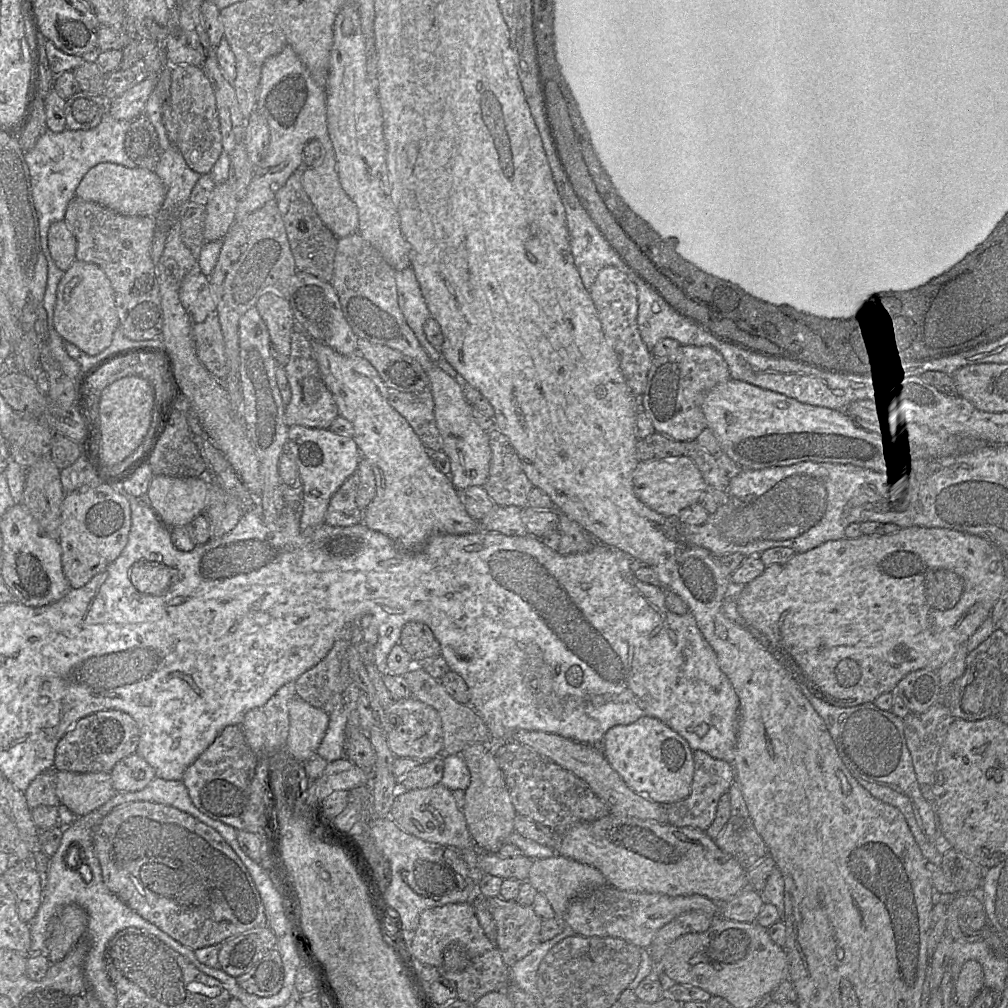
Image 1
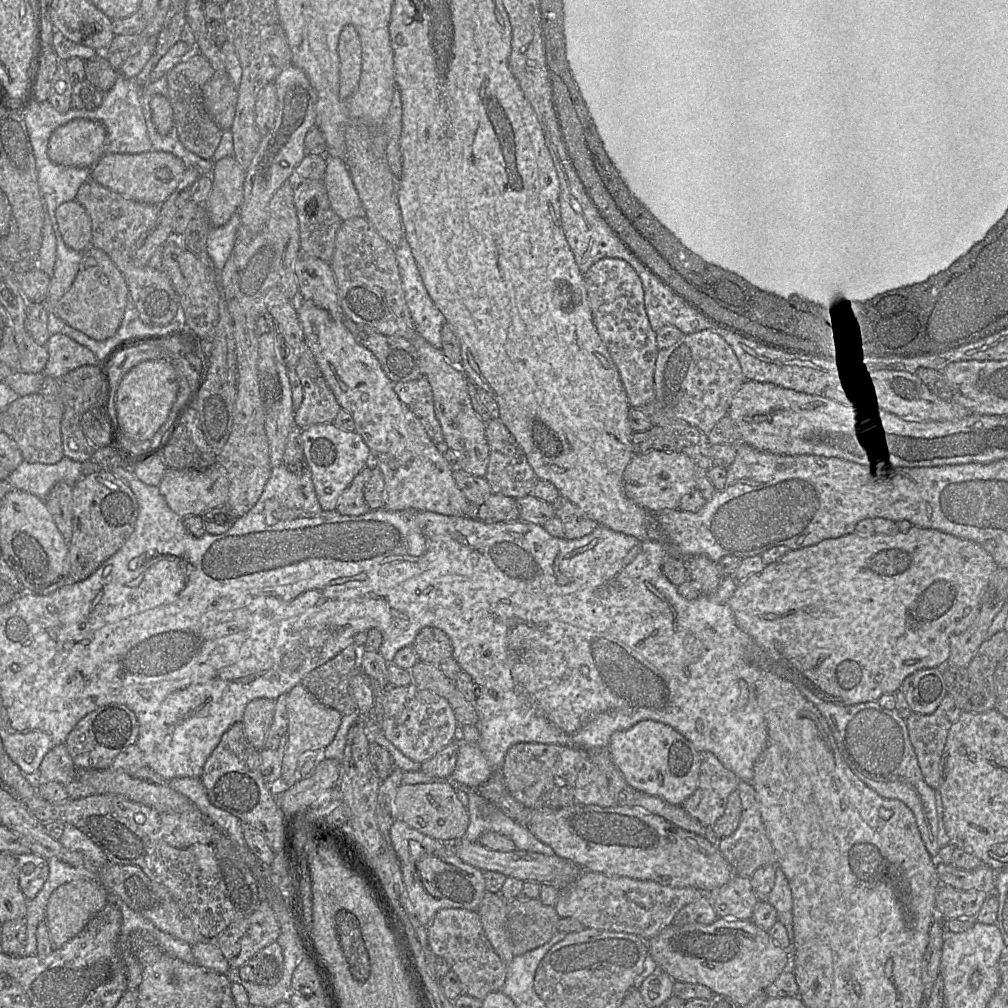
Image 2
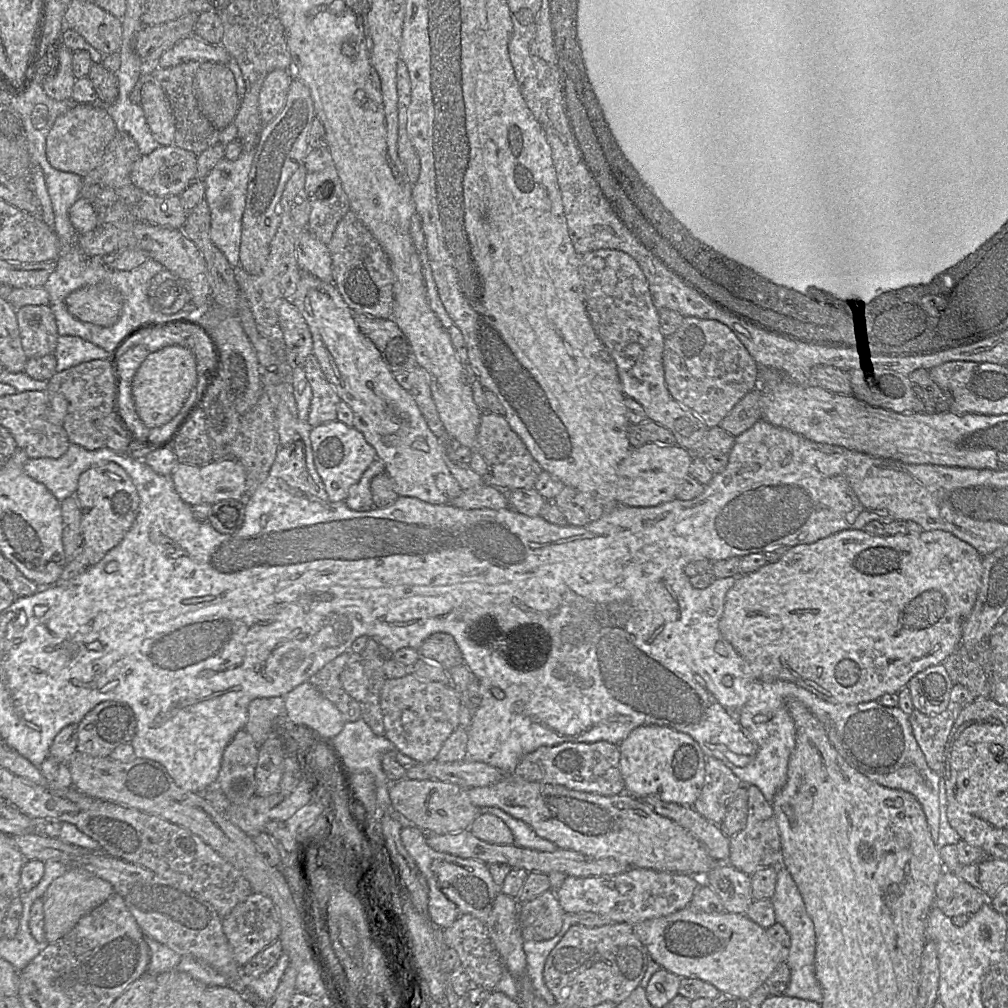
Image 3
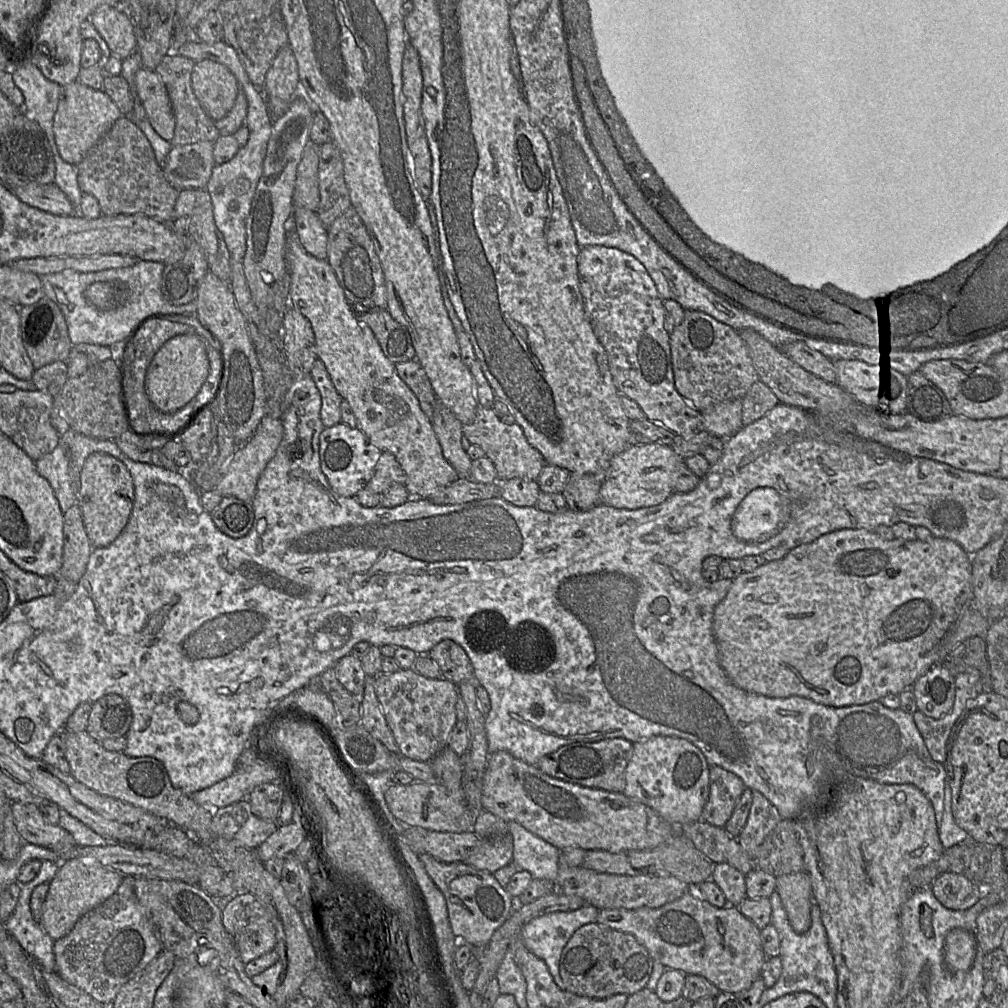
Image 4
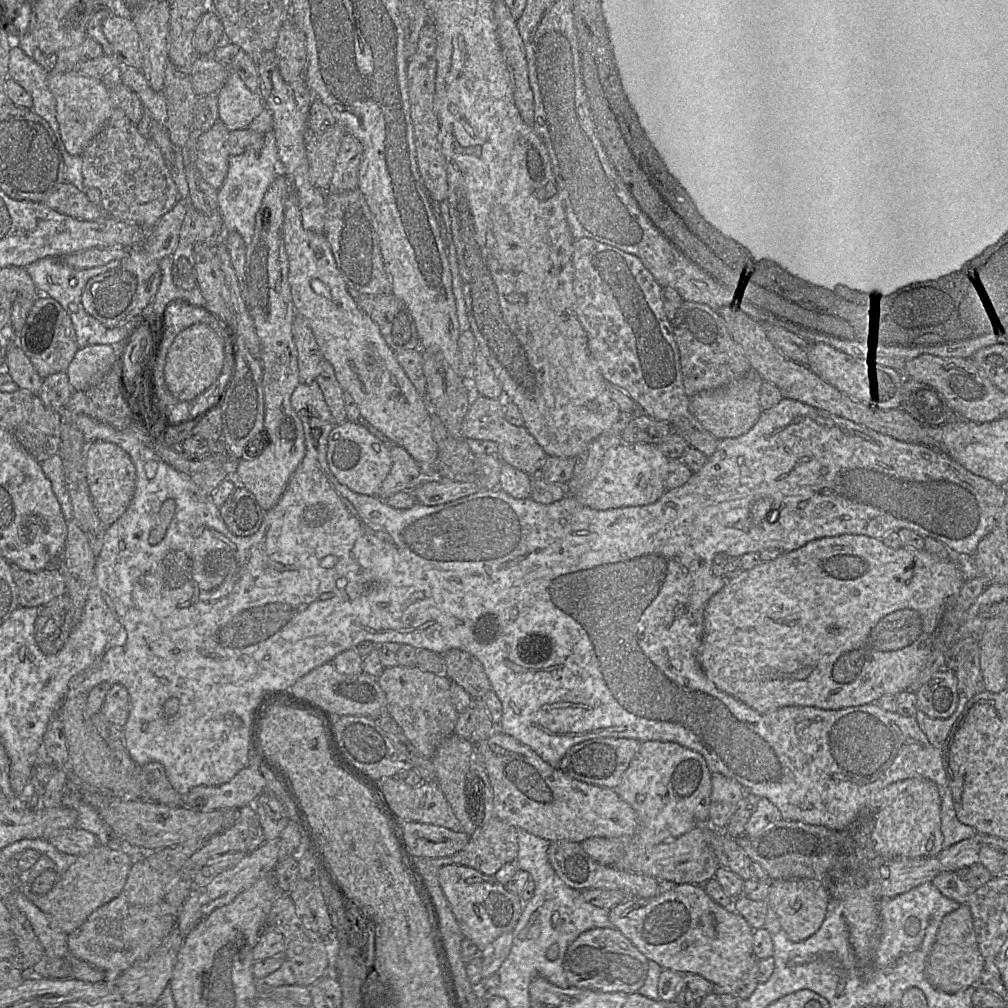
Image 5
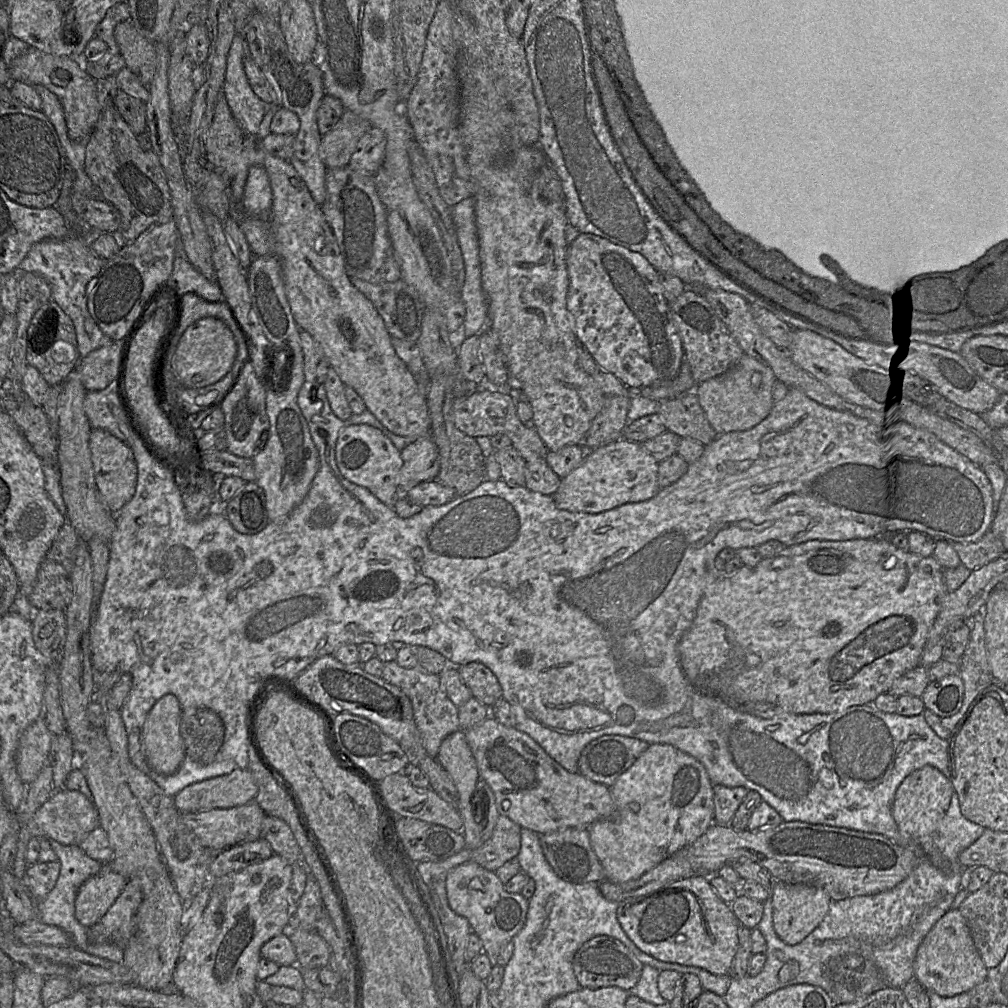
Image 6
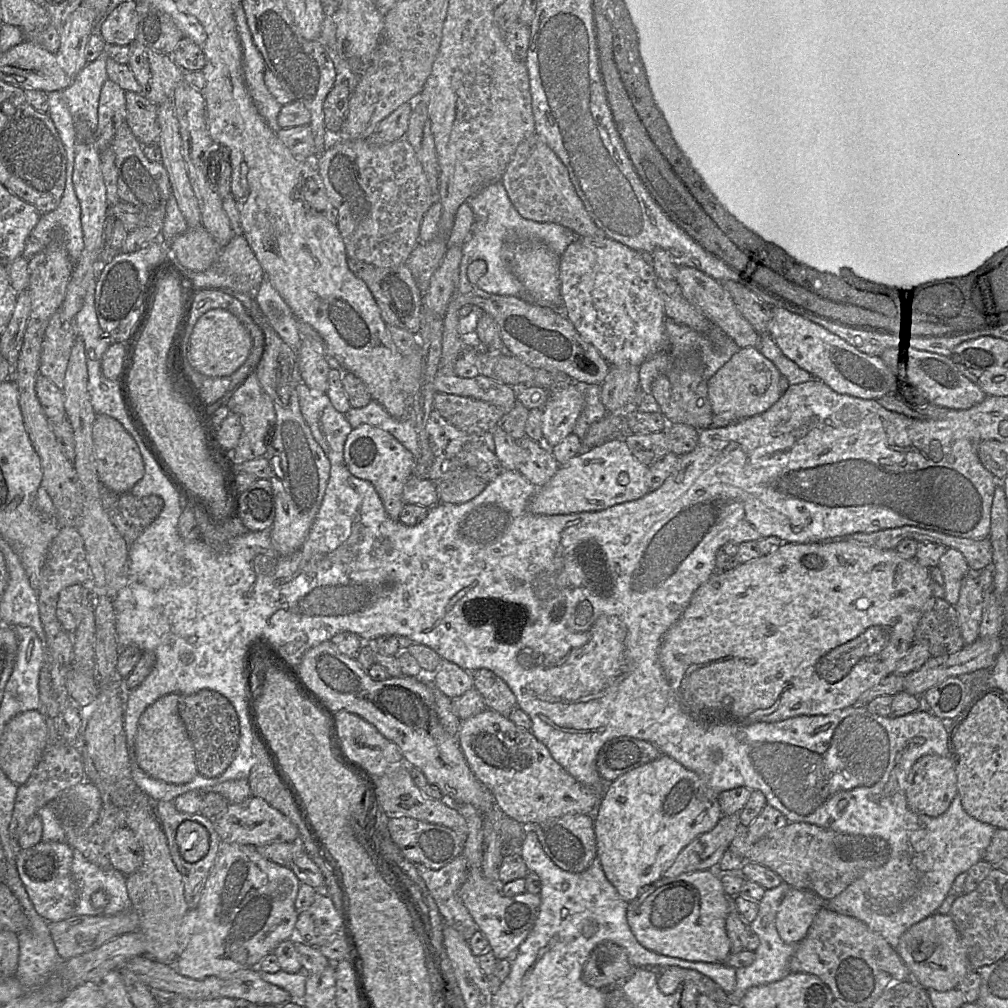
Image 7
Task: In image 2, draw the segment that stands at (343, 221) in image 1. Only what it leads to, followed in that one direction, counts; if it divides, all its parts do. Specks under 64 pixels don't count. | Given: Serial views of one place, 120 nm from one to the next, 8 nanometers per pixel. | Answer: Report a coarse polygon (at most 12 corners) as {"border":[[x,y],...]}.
{"border":[[325,155],[324,185],[342,221],[363,215],[341,157]]}

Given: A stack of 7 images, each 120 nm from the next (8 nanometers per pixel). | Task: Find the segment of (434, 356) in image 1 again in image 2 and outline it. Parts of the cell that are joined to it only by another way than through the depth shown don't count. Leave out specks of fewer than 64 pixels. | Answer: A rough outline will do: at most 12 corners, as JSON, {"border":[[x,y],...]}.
{"border":[[404,236],[395,253],[416,331],[441,349],[446,319],[431,299]]}

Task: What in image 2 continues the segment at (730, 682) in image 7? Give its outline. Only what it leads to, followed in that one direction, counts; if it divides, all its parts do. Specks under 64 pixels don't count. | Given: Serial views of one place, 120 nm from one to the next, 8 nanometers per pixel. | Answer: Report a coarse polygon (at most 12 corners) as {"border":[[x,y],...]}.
{"border":[[851,533],[739,581],[771,659],[838,705],[945,666],[998,567]]}

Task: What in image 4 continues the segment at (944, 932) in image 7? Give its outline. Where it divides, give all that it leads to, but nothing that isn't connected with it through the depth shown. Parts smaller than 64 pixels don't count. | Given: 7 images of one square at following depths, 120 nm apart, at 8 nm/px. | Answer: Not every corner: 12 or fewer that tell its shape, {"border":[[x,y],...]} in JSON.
{"border":[[950,930],[944,943],[944,962],[952,971],[973,965],[975,934]]}

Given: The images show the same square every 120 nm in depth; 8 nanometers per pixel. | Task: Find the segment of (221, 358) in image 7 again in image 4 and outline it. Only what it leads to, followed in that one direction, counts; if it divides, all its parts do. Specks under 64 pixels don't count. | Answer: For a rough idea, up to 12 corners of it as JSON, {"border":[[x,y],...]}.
{"border":[[176,336],[145,376],[151,403],[183,408],[213,376],[205,342]]}

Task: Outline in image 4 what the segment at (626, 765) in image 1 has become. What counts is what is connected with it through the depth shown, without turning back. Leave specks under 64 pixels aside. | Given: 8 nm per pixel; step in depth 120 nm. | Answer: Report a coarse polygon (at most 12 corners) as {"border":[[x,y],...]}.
{"border":[[675,736],[633,743],[623,794],[702,819],[709,764]]}

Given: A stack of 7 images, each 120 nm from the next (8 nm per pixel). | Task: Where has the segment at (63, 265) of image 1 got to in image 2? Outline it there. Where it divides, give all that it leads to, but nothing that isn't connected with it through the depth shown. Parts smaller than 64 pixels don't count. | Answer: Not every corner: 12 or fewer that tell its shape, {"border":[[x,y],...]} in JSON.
{"border":[[73,200],[56,209],[57,229],[69,248],[90,247],[91,220]]}

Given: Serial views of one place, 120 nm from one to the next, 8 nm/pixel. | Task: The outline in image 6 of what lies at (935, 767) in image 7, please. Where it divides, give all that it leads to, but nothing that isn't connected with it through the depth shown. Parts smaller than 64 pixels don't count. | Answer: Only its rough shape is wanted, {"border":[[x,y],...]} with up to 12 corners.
{"border":[[925,765],[896,790],[891,813],[900,832],[947,867],[936,831],[954,789]]}

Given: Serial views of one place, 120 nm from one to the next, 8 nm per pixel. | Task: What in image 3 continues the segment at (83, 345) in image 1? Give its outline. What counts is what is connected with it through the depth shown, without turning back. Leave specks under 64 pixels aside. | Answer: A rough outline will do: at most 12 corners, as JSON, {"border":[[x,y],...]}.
{"border":[[109,285],[70,293],[65,304],[76,319],[114,325],[123,300]]}

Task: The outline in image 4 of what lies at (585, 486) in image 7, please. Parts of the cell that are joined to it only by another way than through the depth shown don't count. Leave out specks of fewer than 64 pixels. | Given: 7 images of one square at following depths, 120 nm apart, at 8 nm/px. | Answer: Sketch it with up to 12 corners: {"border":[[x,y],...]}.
{"border":[[627,446],[610,461],[600,505],[639,509],[673,494],[672,446]]}

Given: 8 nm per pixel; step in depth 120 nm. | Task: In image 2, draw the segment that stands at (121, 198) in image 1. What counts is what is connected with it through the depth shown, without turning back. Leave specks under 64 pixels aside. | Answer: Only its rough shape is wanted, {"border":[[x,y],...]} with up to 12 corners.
{"border":[[150,150],[104,154],[90,178],[159,205],[187,167]]}

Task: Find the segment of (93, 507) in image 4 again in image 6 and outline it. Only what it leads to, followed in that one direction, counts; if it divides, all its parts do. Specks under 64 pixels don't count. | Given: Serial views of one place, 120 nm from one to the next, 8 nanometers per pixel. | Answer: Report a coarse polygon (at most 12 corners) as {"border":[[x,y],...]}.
{"border":[[92,428],[94,479],[117,513],[133,497],[137,465],[130,446]]}

